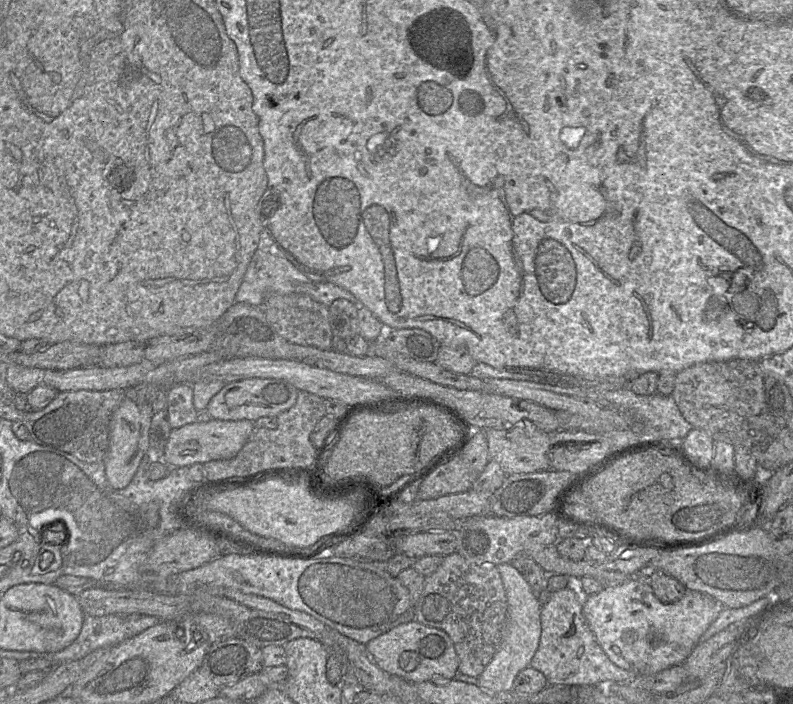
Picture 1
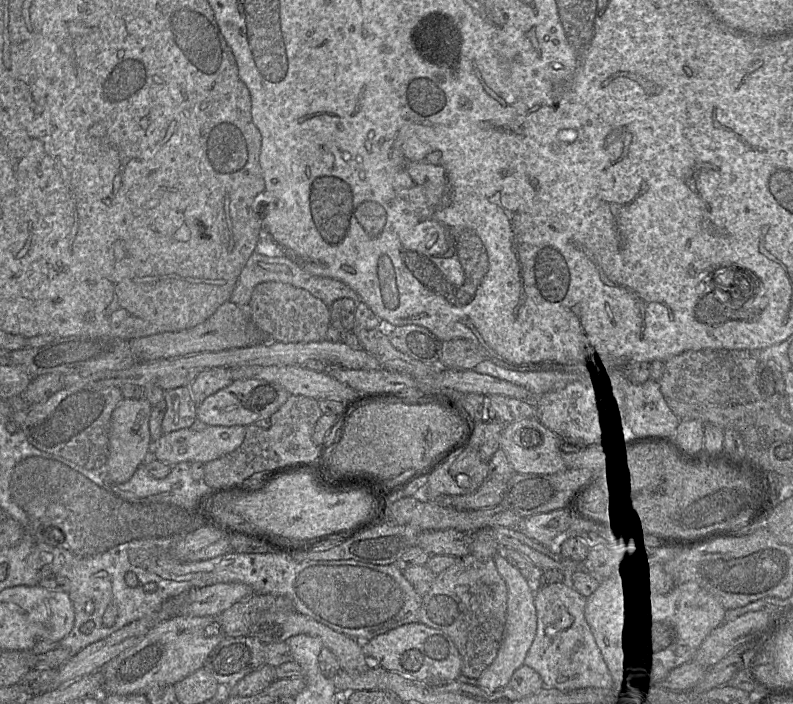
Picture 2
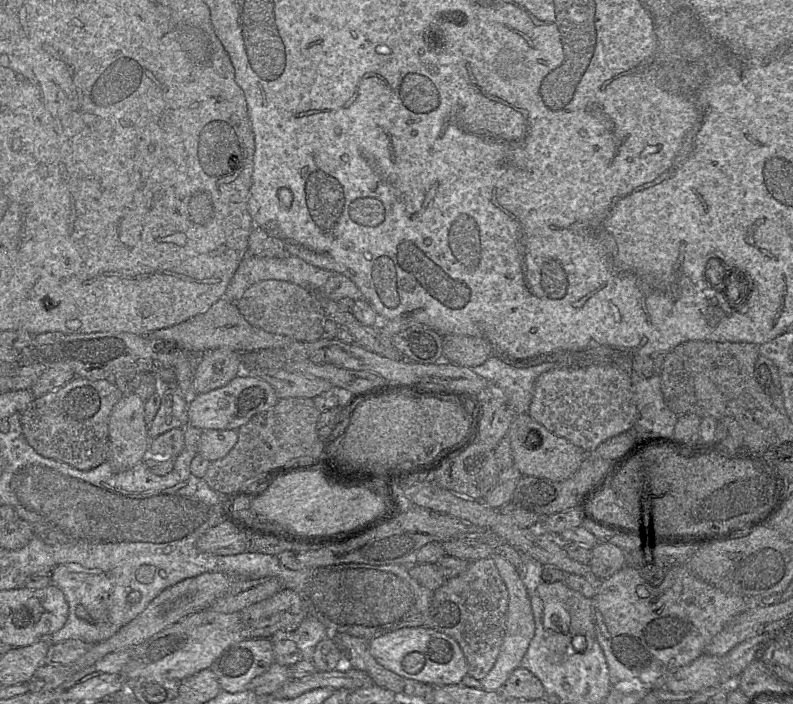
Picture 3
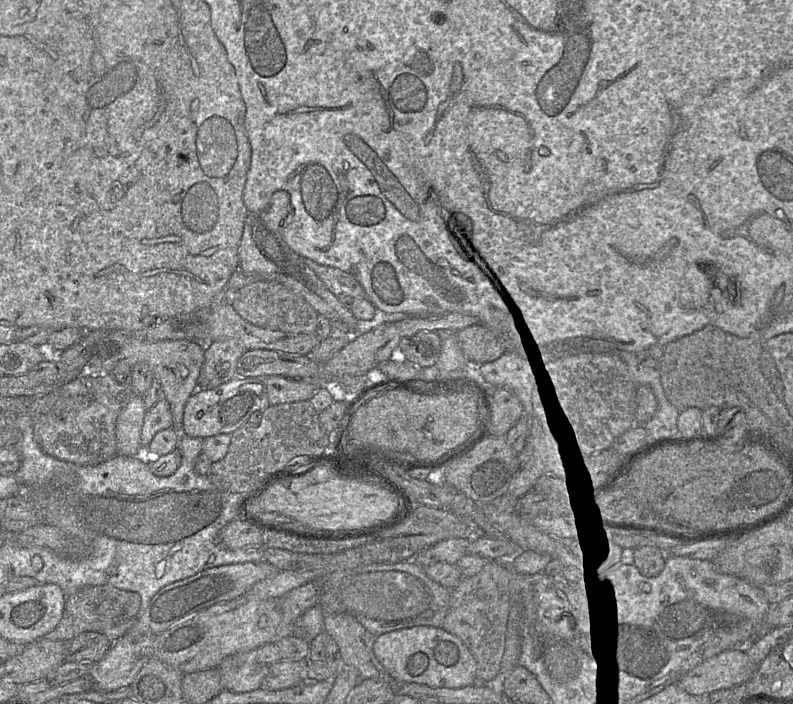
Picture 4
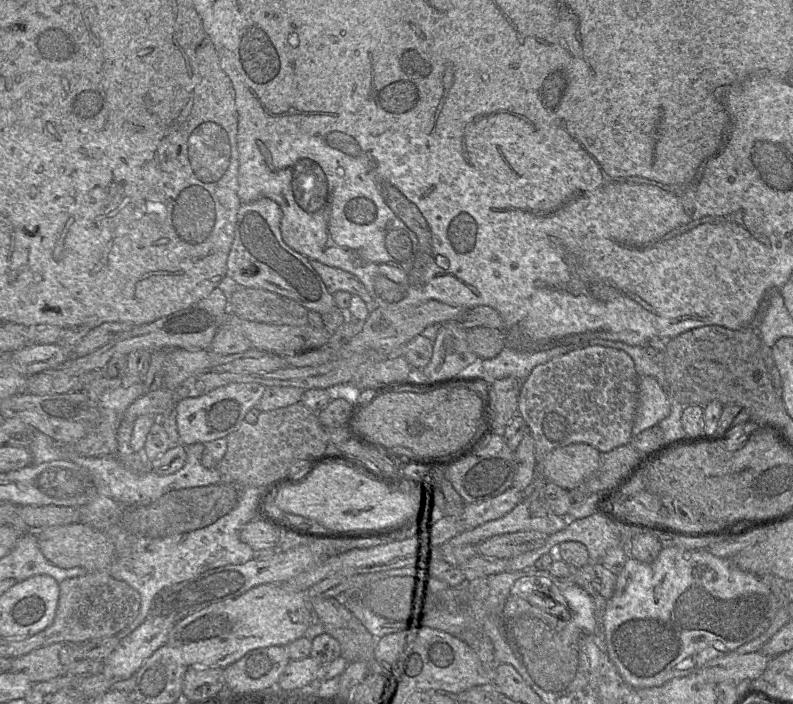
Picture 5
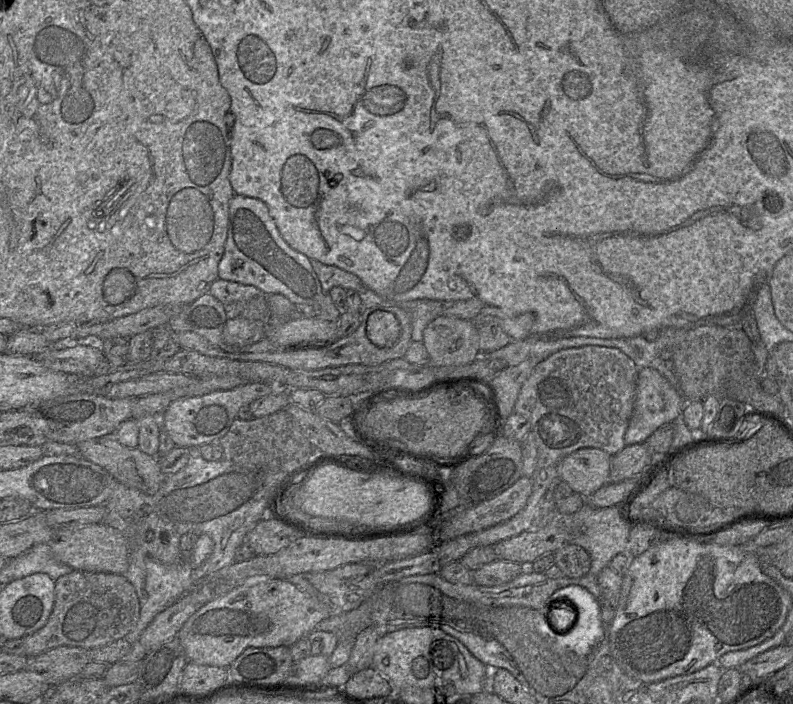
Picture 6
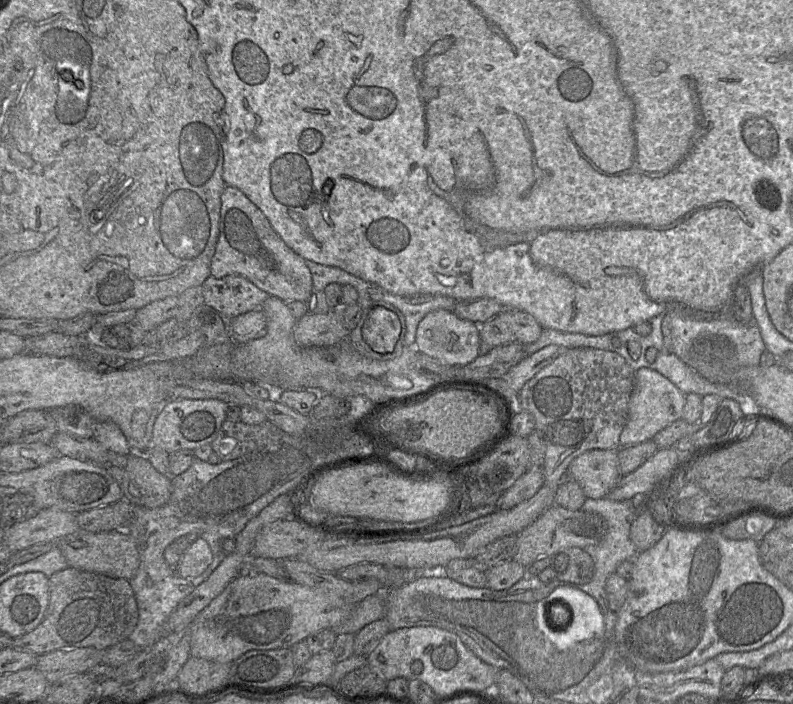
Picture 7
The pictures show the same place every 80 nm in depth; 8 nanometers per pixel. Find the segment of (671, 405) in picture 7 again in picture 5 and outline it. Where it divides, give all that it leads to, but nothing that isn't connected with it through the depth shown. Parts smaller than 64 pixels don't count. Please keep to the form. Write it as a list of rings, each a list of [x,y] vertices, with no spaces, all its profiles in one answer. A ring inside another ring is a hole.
[[[639,377],[638,406],[632,426],[632,436],[656,426],[670,414],[670,403],[666,392],[655,378]]]

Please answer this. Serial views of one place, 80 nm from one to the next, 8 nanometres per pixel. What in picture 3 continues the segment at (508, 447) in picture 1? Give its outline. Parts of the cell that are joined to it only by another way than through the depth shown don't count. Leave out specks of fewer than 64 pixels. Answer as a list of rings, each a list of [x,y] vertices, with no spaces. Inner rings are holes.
[[[528,414],[516,415],[506,433],[513,464],[522,476],[563,481],[571,477],[580,467],[588,453],[569,440],[556,436]]]

